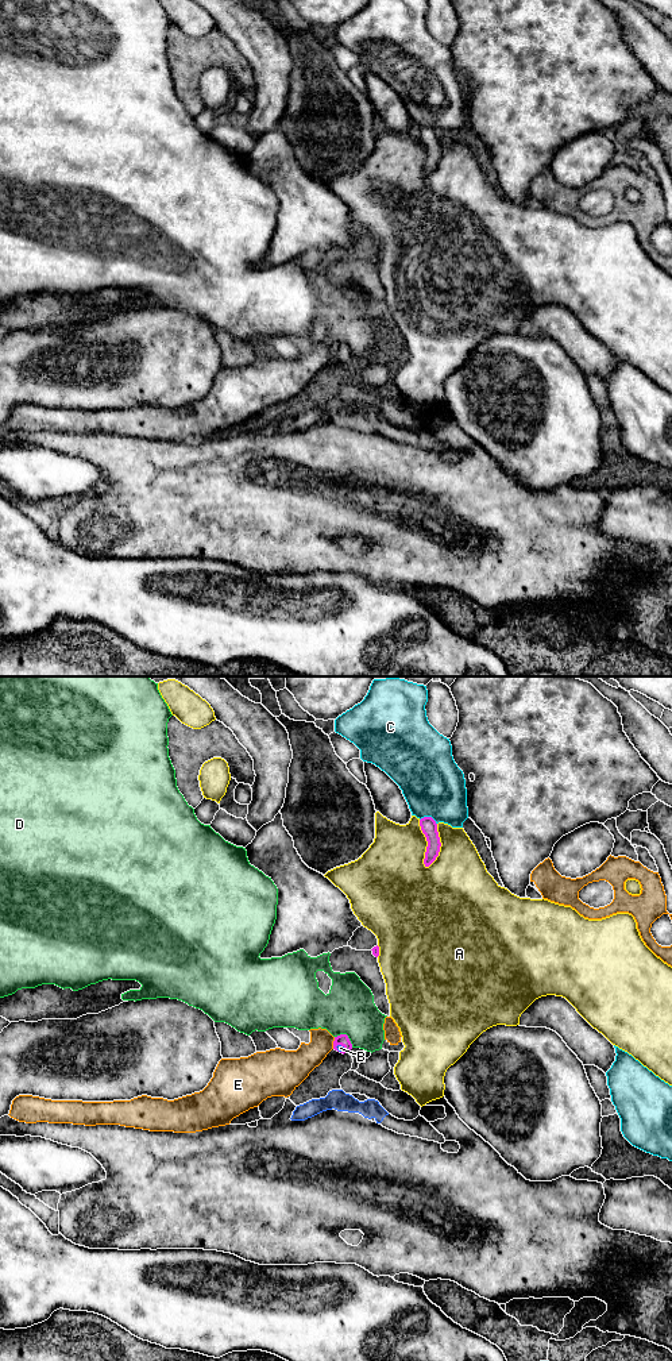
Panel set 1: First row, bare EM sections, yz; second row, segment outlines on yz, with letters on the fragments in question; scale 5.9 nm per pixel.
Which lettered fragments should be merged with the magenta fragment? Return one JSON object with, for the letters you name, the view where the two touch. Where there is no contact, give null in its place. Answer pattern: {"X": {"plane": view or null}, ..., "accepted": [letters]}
{"accepted": []}

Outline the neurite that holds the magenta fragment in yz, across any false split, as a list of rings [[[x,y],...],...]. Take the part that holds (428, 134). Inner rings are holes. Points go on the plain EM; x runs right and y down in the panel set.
[[[424,126],[420,128],[420,135],[428,150],[424,173],[429,176],[439,165],[441,155],[437,132],[432,126]]]

